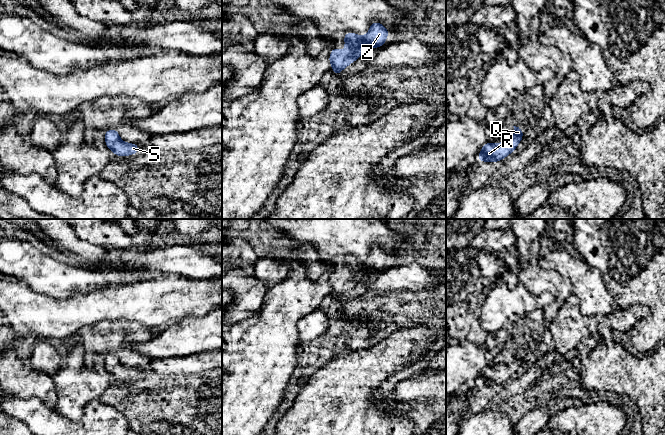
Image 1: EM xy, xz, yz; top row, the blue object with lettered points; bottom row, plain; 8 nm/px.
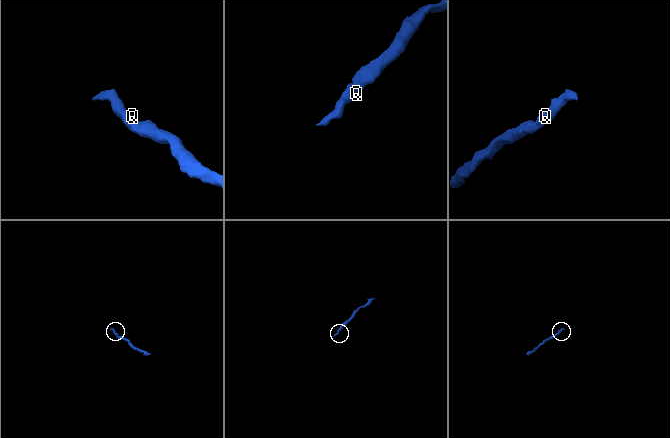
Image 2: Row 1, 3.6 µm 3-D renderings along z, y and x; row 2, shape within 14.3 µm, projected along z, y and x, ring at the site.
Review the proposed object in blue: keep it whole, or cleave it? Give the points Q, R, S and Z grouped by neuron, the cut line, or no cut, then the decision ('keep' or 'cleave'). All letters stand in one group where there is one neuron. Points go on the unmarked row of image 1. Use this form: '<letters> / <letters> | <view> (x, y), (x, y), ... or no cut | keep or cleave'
Q R S Z | no cut | keep

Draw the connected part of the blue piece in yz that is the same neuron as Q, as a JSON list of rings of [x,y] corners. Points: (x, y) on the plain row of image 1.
[[[514,351],[514,359],[511,364],[501,367],[485,367],[481,372],[476,384],[484,386],[499,386],[514,376],[517,369],[522,365],[523,353]]]

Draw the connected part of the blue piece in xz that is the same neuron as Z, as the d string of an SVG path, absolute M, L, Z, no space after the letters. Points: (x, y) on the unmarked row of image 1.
M372 246L365 260L359 260L352 256L345 257L345 276L333 271L329 280L334 299L340 299L344 292L360 282L364 273L385 269L389 257L391 256L379 246Z

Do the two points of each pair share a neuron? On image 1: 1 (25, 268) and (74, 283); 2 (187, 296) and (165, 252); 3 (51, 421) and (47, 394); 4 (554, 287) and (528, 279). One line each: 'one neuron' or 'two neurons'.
1: one neuron
2: two neurons
3: two neurons
4: one neuron

